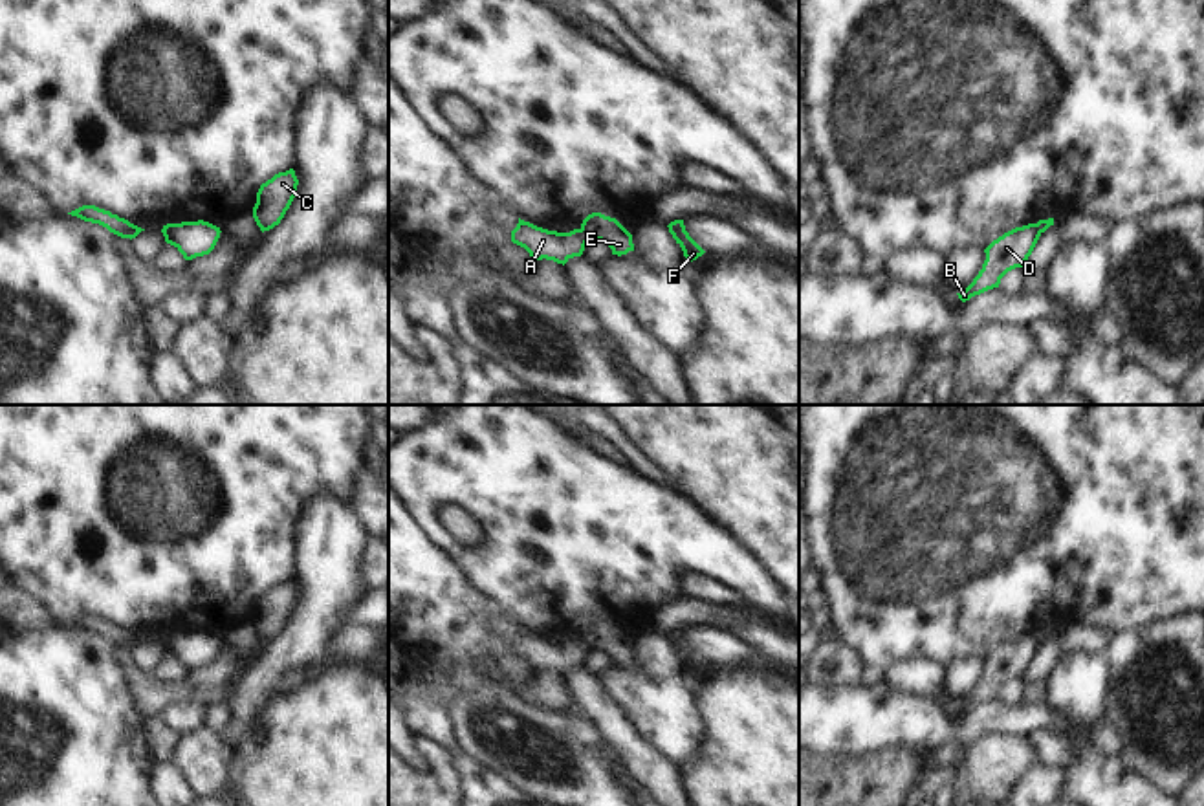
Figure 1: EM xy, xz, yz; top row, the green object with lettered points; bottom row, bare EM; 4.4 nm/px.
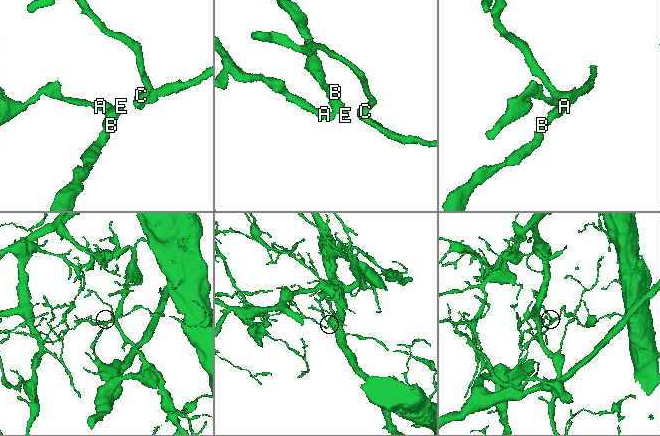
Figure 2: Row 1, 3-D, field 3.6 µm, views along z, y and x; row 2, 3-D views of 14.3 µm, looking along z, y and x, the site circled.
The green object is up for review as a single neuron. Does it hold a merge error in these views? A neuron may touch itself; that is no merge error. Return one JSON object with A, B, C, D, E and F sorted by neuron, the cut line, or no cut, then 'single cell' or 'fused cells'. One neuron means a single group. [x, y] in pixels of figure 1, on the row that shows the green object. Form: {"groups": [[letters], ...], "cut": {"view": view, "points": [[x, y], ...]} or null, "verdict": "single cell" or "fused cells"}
{"groups": [["A", "C", "F"], ["B", "D", "E"]], "cut": {"view": "xz", "points": [[581, 228], [591, 237]]}, "verdict": "fused cells"}

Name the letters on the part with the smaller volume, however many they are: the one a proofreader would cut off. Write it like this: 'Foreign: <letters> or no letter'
Foreign: B, D, E

